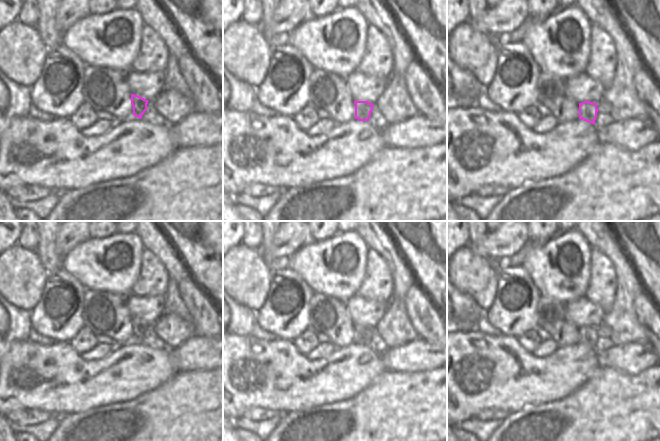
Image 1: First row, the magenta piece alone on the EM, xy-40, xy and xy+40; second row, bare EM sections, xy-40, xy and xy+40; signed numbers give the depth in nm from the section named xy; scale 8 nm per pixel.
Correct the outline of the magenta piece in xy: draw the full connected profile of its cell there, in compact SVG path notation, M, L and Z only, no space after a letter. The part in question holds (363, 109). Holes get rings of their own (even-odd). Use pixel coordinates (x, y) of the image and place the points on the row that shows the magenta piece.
M354 101L354 104L355 119L360 121L369 121L374 104L368 101Z

